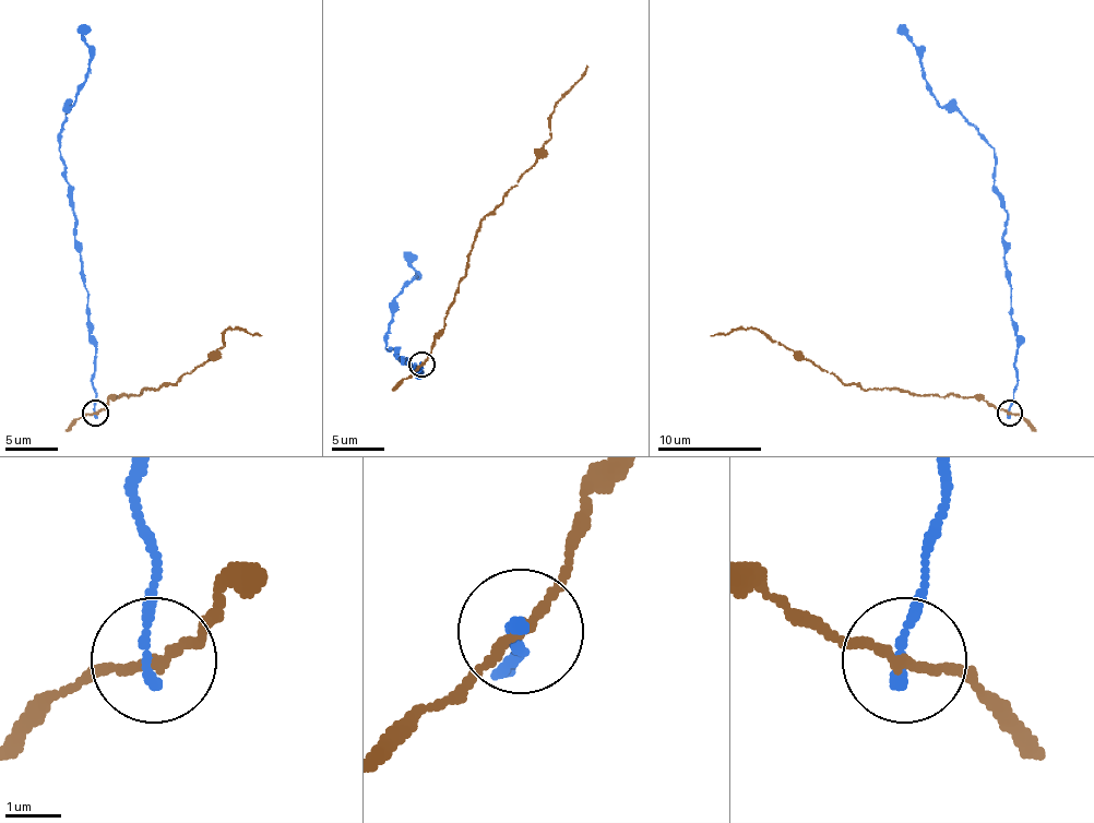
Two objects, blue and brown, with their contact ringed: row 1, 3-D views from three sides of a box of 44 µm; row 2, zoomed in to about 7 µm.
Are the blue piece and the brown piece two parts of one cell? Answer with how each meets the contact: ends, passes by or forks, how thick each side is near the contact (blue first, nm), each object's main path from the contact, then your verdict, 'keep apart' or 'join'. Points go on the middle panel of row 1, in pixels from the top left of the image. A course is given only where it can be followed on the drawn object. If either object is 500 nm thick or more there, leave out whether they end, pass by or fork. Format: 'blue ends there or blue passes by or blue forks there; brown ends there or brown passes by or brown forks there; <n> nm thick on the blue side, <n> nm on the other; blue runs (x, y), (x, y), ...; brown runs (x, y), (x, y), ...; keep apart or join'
blue ends there; brown passes by; 200 nm thick on the blue side, 160 nm on the other; blue runs (421, 364), (418, 371), (397, 358), (395, 348), (388, 348), (388, 326), (395, 298), (416, 275), (405, 253); brown runs (421, 364), (444, 326), (448, 306), (463, 277), (478, 223), (515, 186), (549, 139), (555, 103), (589, 66); keep apart

